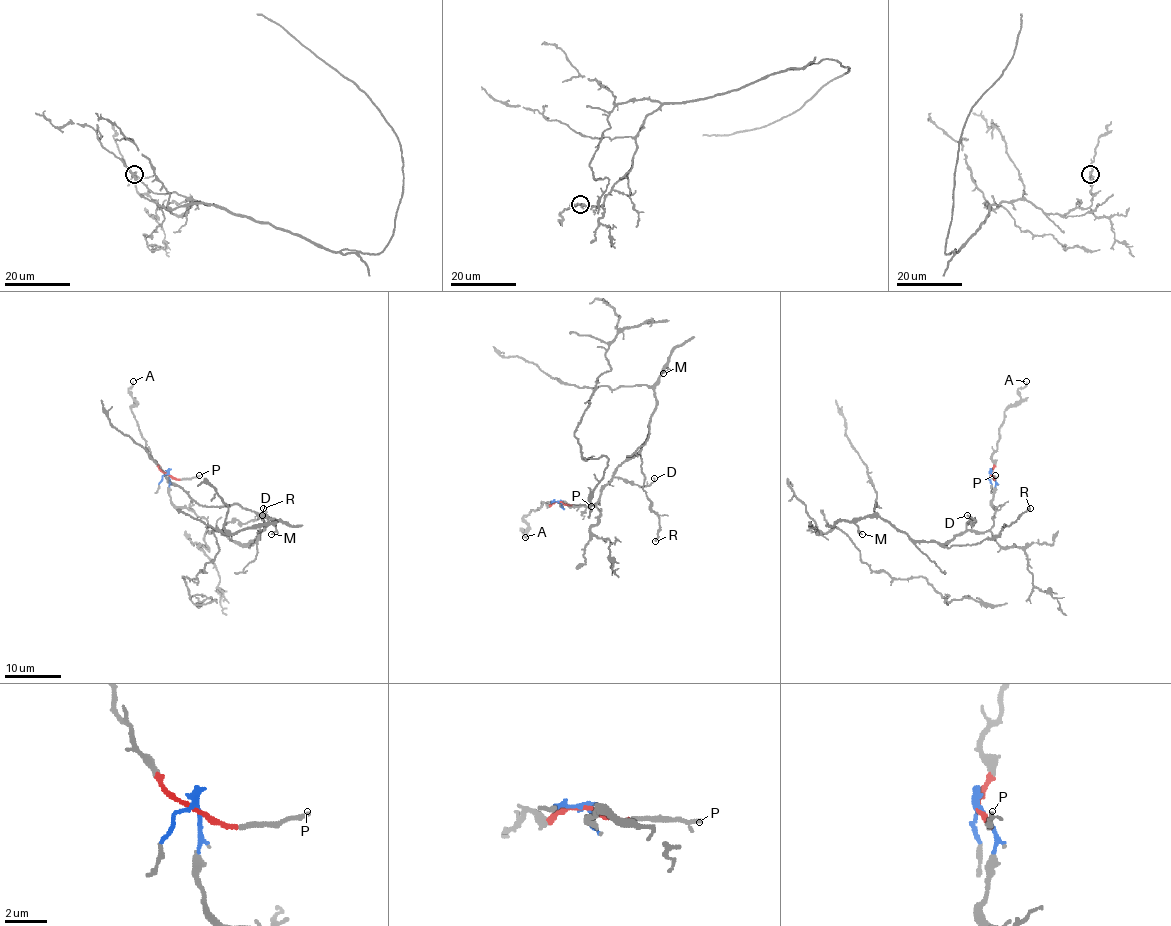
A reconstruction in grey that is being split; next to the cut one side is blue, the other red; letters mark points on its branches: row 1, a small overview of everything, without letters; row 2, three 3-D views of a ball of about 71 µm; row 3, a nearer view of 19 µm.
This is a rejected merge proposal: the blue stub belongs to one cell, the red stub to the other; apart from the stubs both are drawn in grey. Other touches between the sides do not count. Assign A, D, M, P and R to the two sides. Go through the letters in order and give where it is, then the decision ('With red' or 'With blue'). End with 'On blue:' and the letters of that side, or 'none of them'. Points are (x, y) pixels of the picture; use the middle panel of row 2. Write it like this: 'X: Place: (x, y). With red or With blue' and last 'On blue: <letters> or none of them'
A: Place: (525, 537). With red
D: Place: (654, 478). With blue
M: Place: (663, 373). With blue
P: Place: (591, 506). With red
R: Place: (655, 541). With blue
On blue: D, M, R

